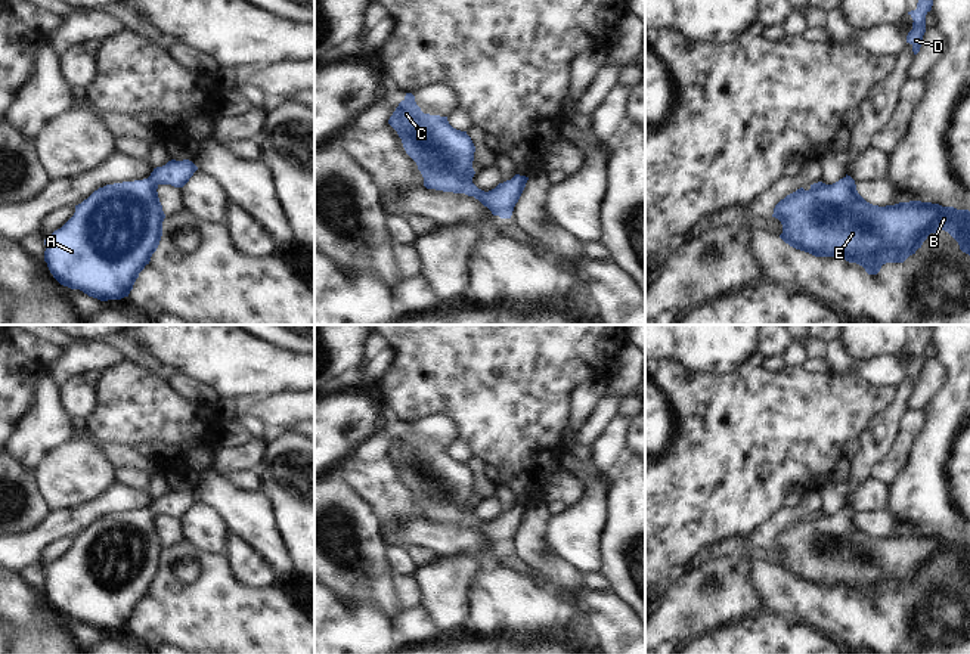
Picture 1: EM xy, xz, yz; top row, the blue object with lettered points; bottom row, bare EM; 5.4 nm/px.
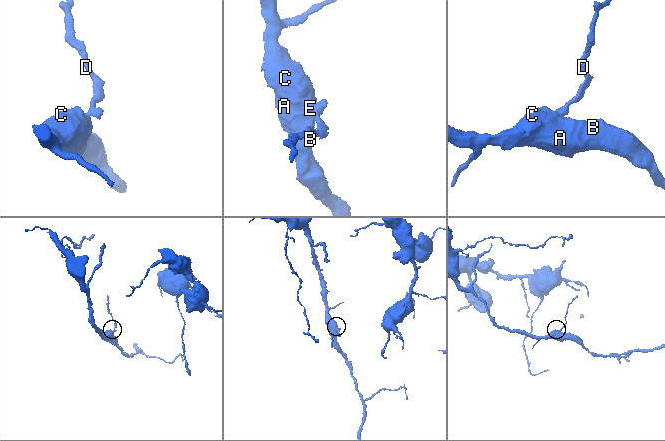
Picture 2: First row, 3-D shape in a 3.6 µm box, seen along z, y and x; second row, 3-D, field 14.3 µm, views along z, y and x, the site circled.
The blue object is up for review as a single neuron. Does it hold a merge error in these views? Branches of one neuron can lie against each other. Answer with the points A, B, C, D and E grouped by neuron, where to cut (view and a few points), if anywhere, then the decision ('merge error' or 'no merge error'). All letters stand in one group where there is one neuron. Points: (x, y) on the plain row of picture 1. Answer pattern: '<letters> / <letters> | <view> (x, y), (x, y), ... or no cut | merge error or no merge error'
A B C D E | no cut | no merge error

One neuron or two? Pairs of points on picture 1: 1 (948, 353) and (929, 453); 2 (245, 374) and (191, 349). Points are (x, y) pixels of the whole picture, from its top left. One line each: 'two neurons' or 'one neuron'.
1: one neuron
2: one neuron

